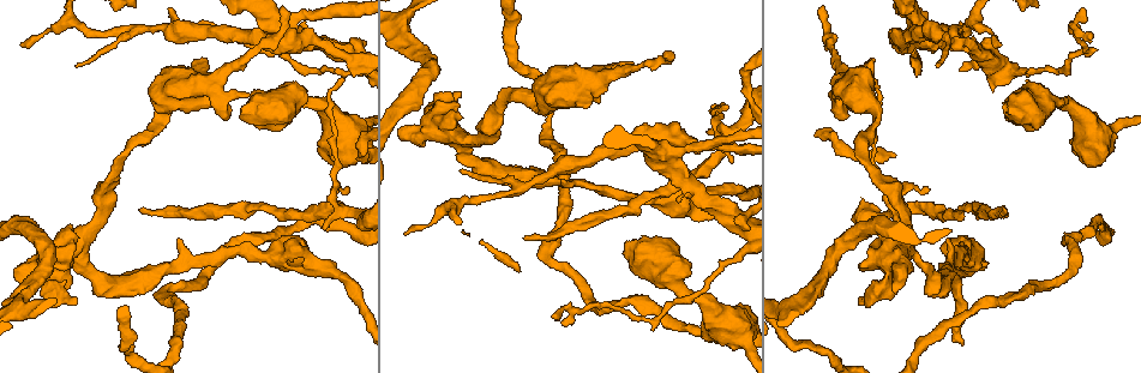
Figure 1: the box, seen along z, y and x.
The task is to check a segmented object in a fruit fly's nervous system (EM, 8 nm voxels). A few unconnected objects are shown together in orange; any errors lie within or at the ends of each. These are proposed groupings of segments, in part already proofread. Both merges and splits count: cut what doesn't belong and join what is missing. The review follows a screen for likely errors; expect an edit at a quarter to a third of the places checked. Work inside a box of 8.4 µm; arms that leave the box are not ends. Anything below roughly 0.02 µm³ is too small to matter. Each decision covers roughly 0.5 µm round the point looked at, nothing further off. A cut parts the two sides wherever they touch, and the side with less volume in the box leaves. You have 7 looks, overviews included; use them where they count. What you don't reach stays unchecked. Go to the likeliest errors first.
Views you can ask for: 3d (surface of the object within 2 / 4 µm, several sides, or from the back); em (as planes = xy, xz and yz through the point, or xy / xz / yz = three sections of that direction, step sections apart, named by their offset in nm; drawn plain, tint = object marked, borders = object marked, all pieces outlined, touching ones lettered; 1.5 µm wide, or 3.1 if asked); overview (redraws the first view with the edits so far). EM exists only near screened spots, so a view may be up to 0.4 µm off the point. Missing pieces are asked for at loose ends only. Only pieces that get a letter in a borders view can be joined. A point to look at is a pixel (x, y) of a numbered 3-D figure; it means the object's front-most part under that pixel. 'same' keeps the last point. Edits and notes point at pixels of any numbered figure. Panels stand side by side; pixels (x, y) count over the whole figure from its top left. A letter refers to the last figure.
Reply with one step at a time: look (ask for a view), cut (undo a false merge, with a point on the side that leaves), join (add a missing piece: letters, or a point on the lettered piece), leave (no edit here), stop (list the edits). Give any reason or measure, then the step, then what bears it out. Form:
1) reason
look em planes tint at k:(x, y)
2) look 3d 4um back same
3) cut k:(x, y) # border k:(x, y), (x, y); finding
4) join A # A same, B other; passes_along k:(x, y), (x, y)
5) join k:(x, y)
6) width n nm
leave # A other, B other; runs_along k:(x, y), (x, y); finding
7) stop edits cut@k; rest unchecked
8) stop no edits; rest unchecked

thin end
look 3d 4um back at 1:(1004, 209)

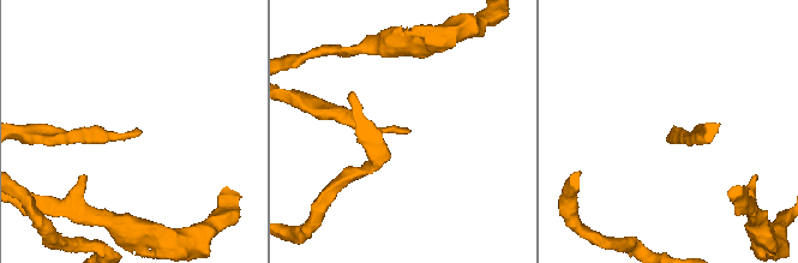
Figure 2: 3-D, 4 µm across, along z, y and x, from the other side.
need the tissue
look em xz step 4 borders at 2:(138, 135)

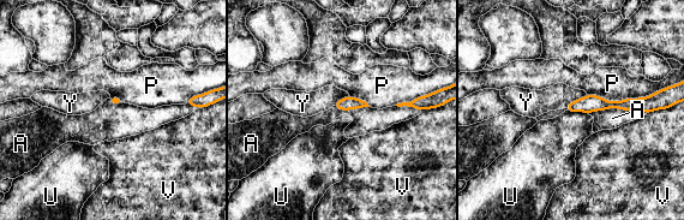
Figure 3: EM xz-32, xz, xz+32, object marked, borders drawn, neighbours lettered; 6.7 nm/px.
longest_contact P 460 nm
join A # A same, P other, U other, V other, Y other; passes_along 3:(349, 102), (352, 108), (365, 120); it goes on there

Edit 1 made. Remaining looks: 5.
see it whole again
look overview

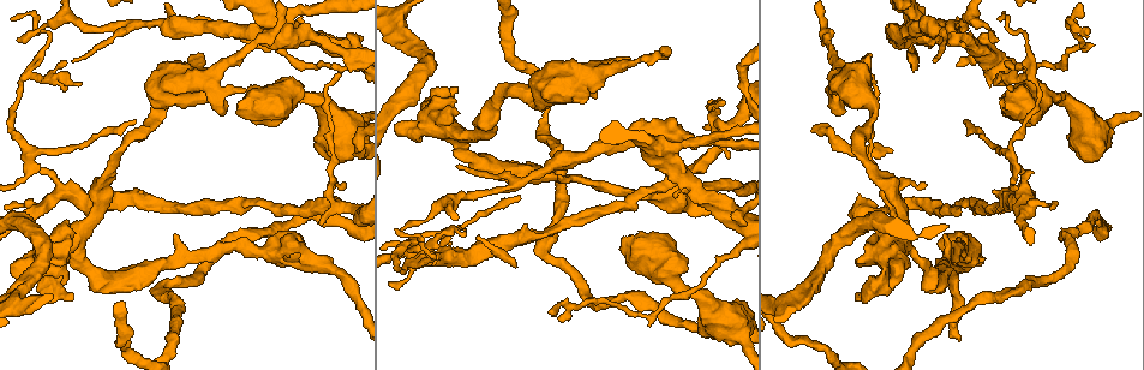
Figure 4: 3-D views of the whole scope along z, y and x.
sharp bend
look em xz step 4 tint at 4:(1026, 287)

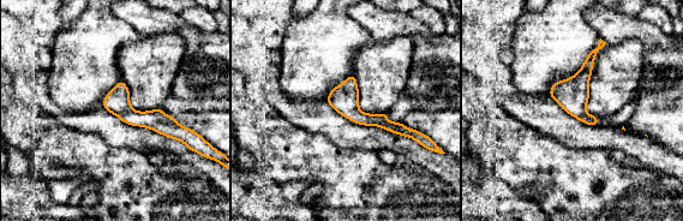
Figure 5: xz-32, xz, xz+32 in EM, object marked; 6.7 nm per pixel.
another direction
look em planes borders same

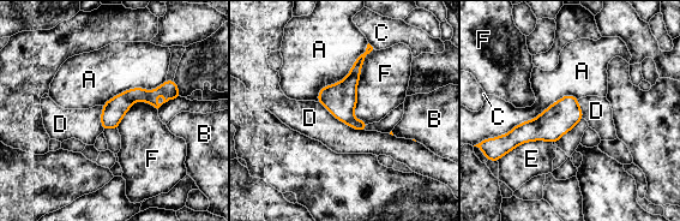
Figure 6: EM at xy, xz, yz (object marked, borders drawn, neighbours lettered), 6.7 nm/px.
width 150 nm
leave # A other, B other, C other, D other, E other, F other; runs_along 6:(172, 83), (132, 95), (104, 124); continuous, no second neuron

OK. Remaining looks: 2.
look em planes borders at 4:(336, 74)

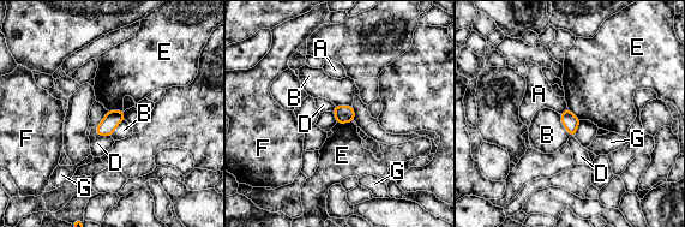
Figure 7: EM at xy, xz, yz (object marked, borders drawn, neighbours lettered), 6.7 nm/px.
longest_contact B 170 nm
leave # A other, B other, D other, E other, F other, G other; border 7:(108, 109), (122, 111); none of them fits

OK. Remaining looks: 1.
stop edits join@3; rest unchecked

